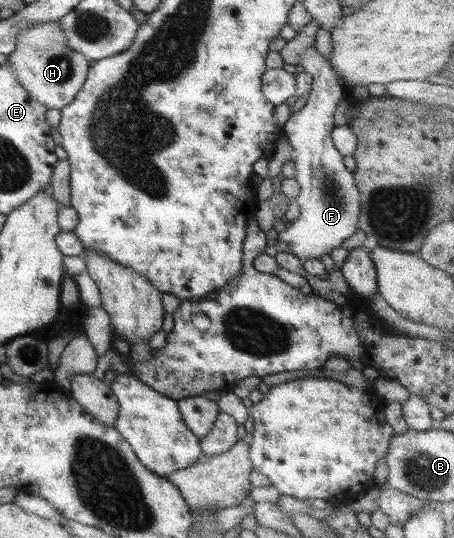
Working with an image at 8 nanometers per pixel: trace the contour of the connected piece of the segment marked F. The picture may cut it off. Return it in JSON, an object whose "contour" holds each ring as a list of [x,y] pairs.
{"contour":[[[316,47],[304,50],[300,65],[313,78],[312,90],[304,108],[292,112],[283,125],[283,132],[292,148],[296,169],[294,179],[300,186],[300,193],[294,199],[300,208],[300,215],[288,223],[285,230],[278,232],[278,239],[290,245],[292,254],[300,260],[312,260],[330,255],[334,248],[357,231],[356,220],[361,210],[361,194],[356,186],[354,173],[344,165],[342,153],[334,146],[331,132],[334,128],[334,112],[340,100],[348,91],[338,83],[339,75]]]}

